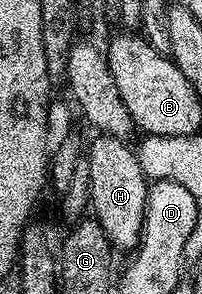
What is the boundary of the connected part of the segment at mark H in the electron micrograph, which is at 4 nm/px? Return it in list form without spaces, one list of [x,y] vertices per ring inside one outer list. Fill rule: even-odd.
[[[99,134],[92,140],[91,146],[85,150],[85,168],[89,172],[91,181],[91,196],[89,210],[96,222],[101,224],[107,239],[111,241],[112,247],[128,252],[134,251],[139,245],[142,236],[143,217],[146,215],[147,191],[149,179],[143,173],[139,163],[139,155],[134,149],[127,147],[128,143],[121,138],[115,138],[112,134]]]

